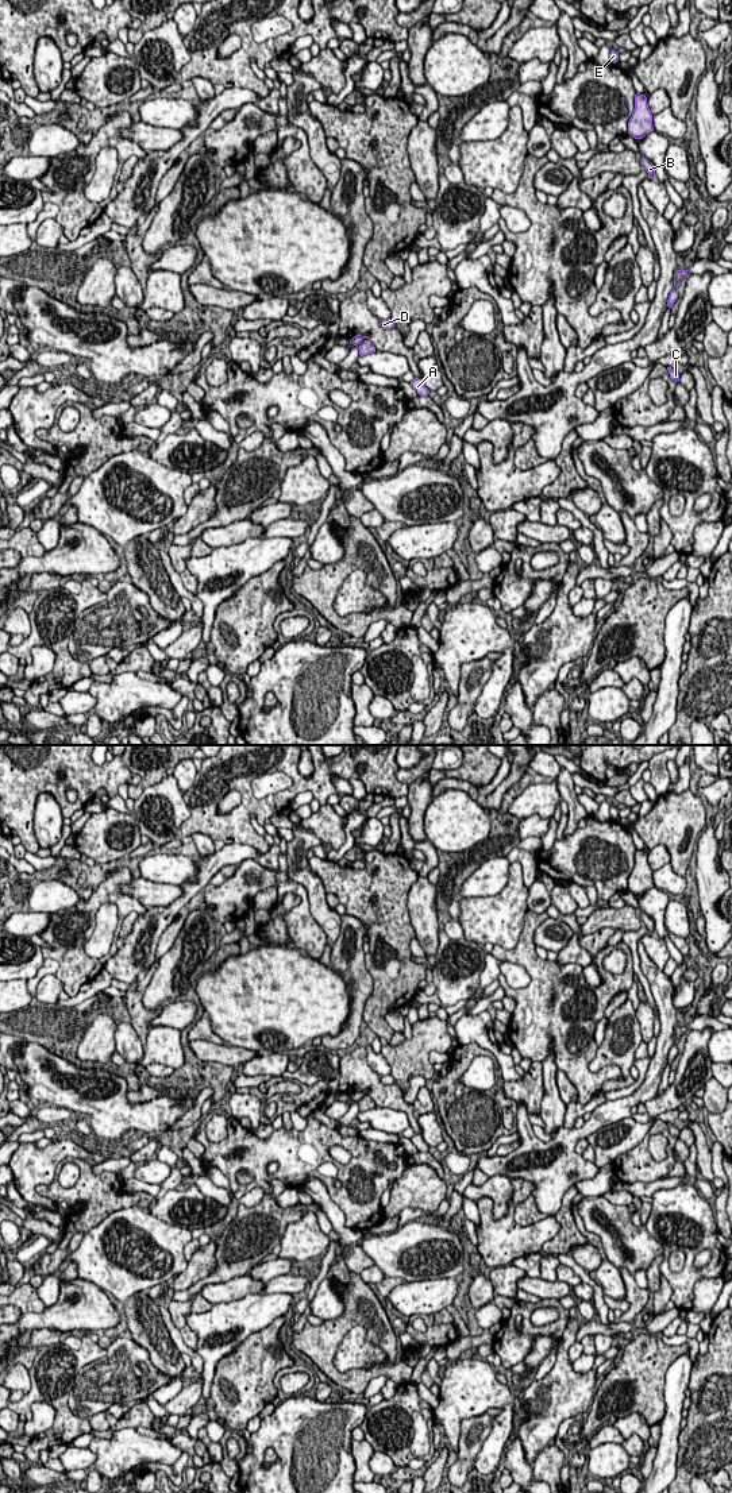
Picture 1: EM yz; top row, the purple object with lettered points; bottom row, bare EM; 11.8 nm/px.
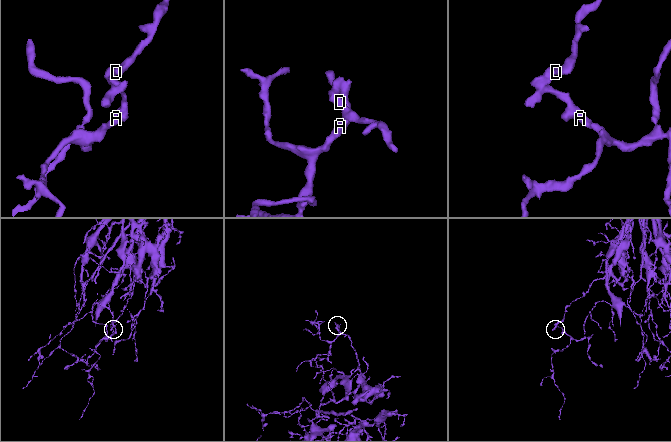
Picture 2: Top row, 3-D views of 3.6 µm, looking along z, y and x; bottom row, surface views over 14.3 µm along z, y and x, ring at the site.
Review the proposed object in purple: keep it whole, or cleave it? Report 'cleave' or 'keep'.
cleave

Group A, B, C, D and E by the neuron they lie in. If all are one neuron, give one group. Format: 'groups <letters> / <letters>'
groups A / B C D E

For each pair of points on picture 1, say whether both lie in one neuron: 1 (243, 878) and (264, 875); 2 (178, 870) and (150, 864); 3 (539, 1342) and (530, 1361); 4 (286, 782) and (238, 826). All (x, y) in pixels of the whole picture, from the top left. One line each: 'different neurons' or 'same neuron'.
1: same neuron
2: same neuron
3: same neuron
4: different neurons

